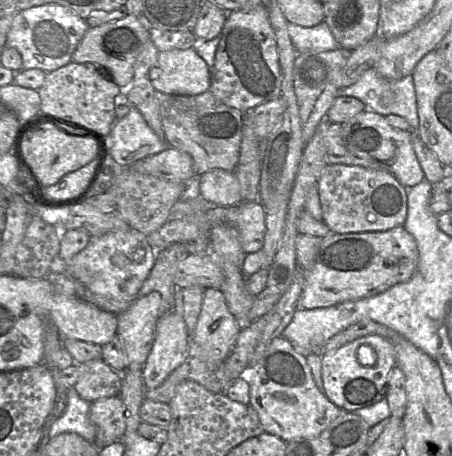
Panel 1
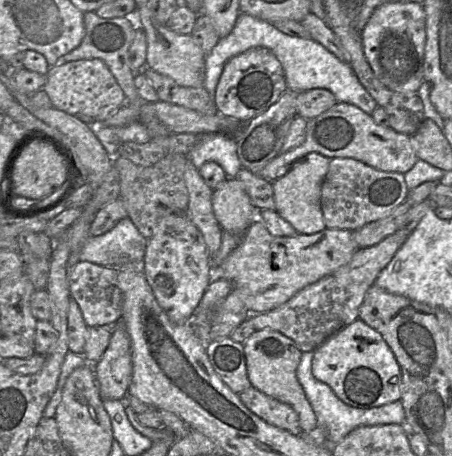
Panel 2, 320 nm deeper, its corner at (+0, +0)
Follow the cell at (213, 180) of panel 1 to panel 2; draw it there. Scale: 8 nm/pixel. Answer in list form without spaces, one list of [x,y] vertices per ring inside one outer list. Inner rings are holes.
[[[336,103],[326,112],[308,120],[305,141],[287,151],[279,153],[259,172],[259,176],[273,182],[282,177],[298,161],[309,153],[319,153],[328,158],[353,158],[377,170],[405,174],[418,161],[411,143],[411,136],[396,132],[389,126],[376,124],[355,105]]]

